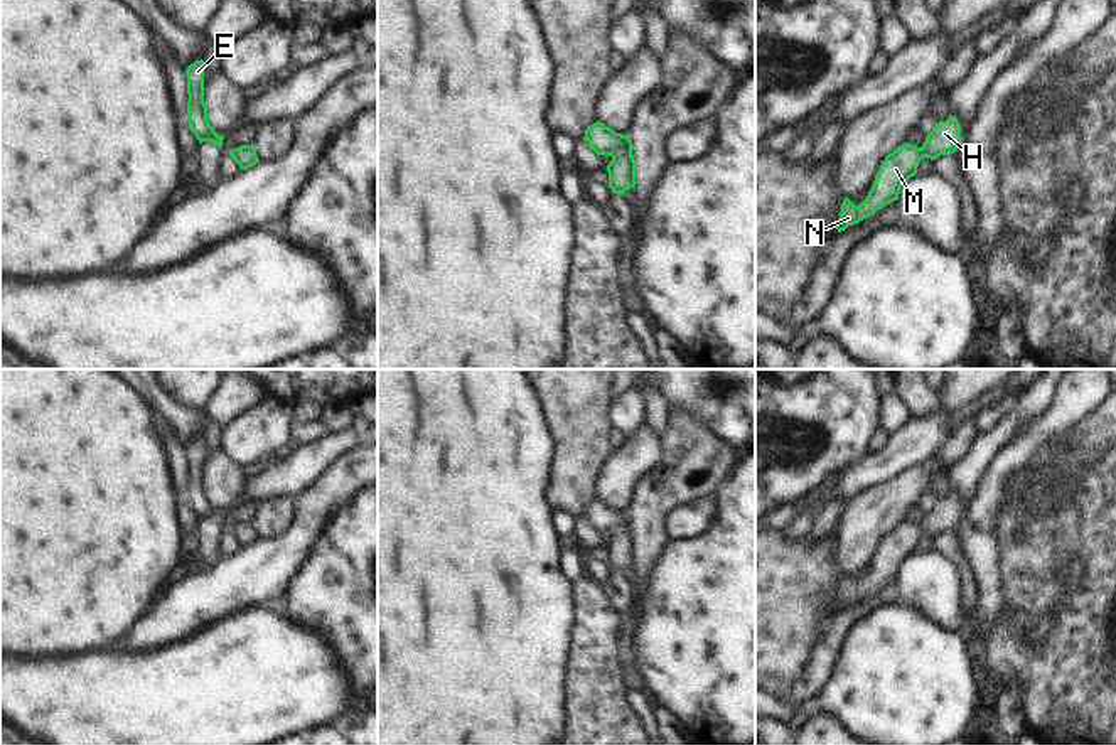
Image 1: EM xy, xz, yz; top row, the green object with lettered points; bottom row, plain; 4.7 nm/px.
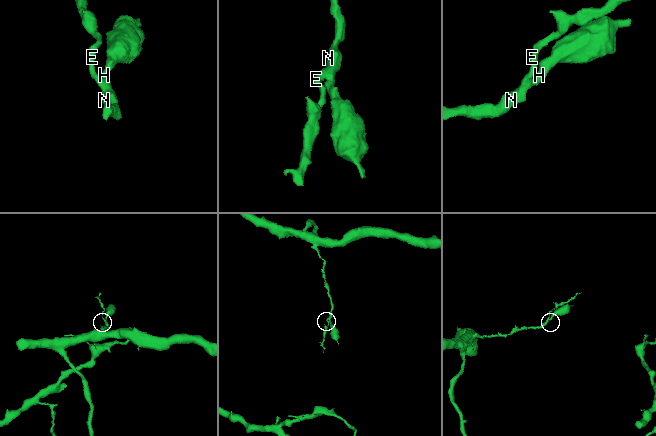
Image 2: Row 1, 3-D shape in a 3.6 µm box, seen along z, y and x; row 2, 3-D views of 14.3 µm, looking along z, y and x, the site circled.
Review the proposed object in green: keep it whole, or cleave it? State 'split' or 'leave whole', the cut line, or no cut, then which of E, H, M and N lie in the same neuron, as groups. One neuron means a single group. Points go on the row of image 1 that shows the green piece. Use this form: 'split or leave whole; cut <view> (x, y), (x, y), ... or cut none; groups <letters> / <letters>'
leave whole; cut none; groups E H M N

